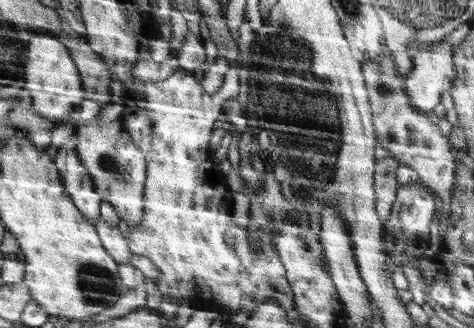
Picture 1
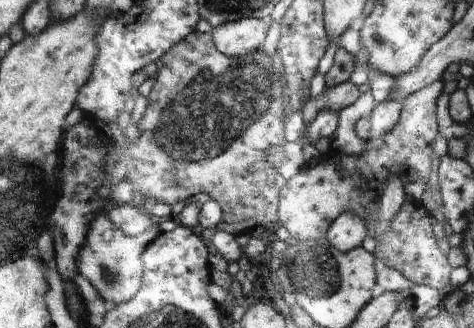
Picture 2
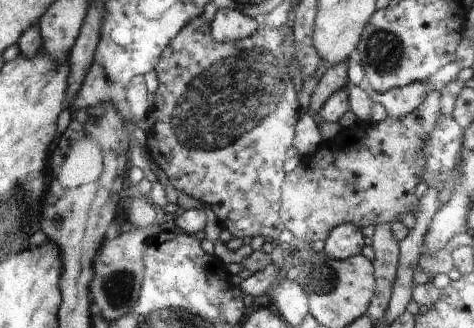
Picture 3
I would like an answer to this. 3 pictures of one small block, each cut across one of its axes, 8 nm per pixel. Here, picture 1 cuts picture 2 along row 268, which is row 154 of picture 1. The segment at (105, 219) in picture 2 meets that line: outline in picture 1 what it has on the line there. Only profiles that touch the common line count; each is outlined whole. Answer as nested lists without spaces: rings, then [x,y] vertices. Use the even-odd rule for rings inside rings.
[[[93,118],[91,122],[87,122],[87,126],[77,126],[77,136],[77,152],[87,172],[93,176],[97,184],[97,194],[113,208],[117,208],[119,218],[123,218],[131,226],[131,230],[139,230],[145,222],[145,186],[149,174],[149,162],[145,152],[125,130],[123,120],[107,122],[101,118]]]

